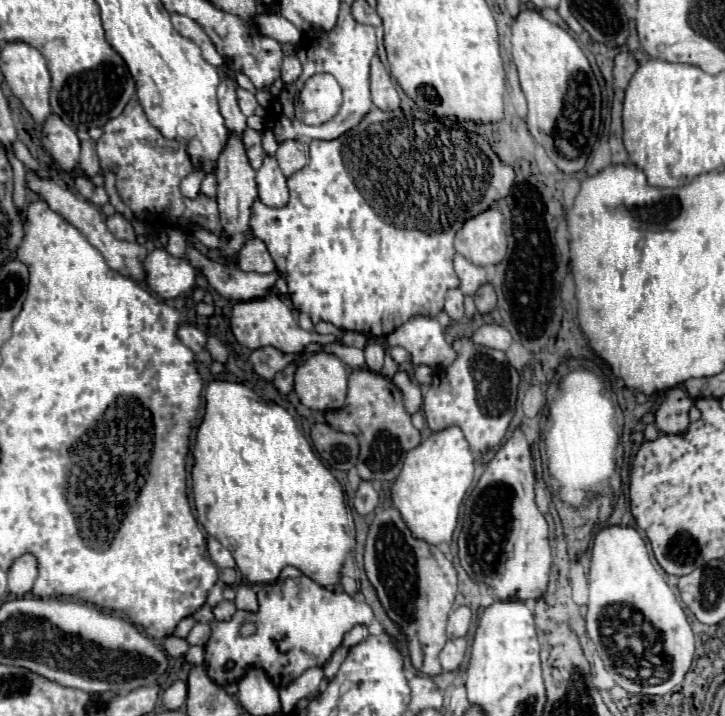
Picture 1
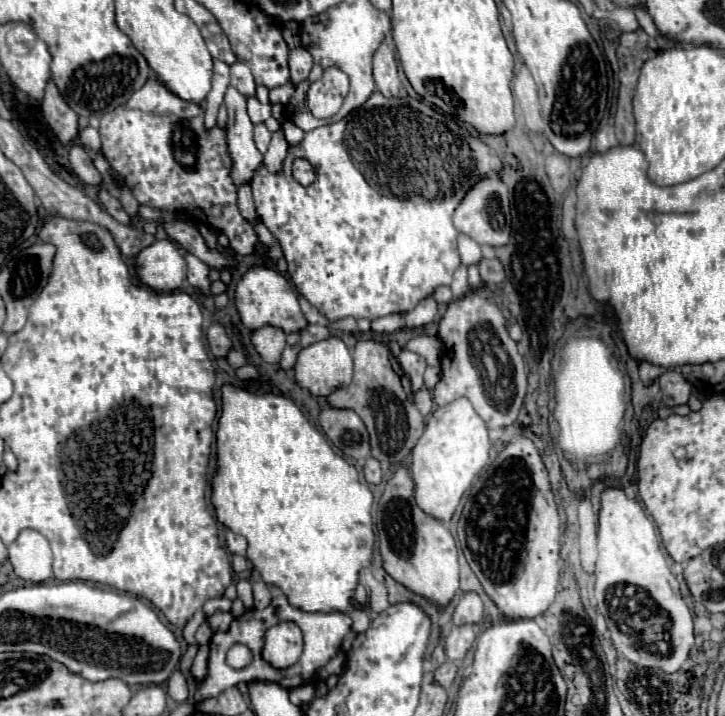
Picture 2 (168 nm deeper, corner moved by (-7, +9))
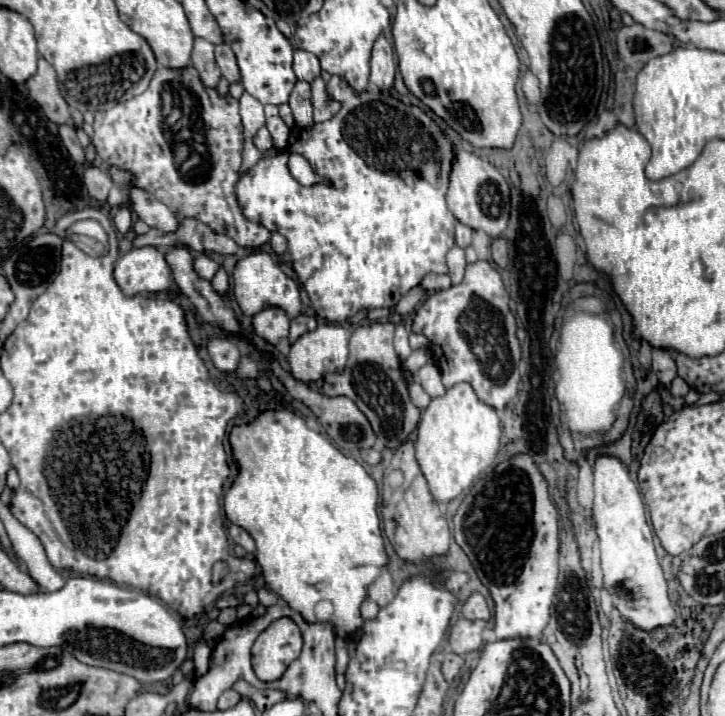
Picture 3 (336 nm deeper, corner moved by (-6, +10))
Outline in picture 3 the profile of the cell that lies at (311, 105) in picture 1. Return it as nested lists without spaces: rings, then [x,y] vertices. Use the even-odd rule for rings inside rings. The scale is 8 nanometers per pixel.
[[[332,75],[326,88],[328,96],[340,100],[344,108],[354,108],[340,110],[334,118],[304,128],[302,138],[298,136],[288,150],[260,158],[258,164],[238,180],[236,194],[248,220],[288,240],[292,268],[304,284],[316,314],[326,322],[344,324],[346,318],[360,310],[394,308],[400,298],[430,272],[448,274],[446,254],[454,246],[456,218],[446,206],[446,192],[456,148],[426,112],[416,112],[414,116],[406,104],[392,96],[384,96],[378,90],[356,94],[337,75]],[[294,150],[304,154],[317,173],[332,184],[300,186],[286,168],[288,154]]]

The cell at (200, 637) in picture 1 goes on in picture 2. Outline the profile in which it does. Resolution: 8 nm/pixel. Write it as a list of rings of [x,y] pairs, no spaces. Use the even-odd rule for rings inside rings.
[[[219,611],[219,613],[211,615],[211,617],[207,617],[207,621],[209,621],[209,625],[211,625],[213,631],[227,631],[227,627],[229,627],[231,621],[233,621],[233,615]]]

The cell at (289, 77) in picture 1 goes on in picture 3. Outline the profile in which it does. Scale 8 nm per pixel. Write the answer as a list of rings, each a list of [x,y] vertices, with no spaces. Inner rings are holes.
[[[294,50],[294,74],[298,80],[312,82],[316,76],[320,76],[318,58],[306,50]]]

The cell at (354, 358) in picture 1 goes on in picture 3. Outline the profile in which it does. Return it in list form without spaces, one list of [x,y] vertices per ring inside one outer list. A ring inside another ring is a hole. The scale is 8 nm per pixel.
[[[298,316],[290,322],[290,334],[288,334],[288,342],[294,344],[302,334],[316,330],[316,320],[310,316]]]

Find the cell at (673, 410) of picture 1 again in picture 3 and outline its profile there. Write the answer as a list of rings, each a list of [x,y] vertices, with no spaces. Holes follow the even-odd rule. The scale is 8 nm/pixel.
[[[652,350],[652,372],[658,376],[660,384],[670,390],[670,384],[676,378],[676,364],[668,350]]]

